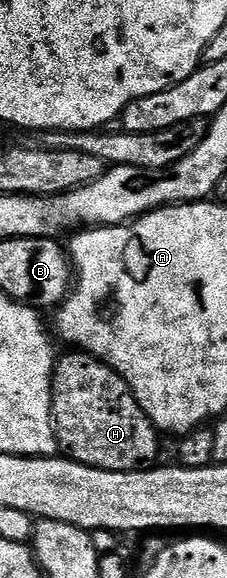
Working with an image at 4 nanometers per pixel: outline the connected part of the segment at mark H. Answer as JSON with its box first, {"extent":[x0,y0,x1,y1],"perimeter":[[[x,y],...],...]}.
{"extent":[53,349,159,471],"perimeter":[[[80,349],[53,364],[53,422],[68,458],[104,471],[140,471],[158,462],[159,432],[113,367]]]}

